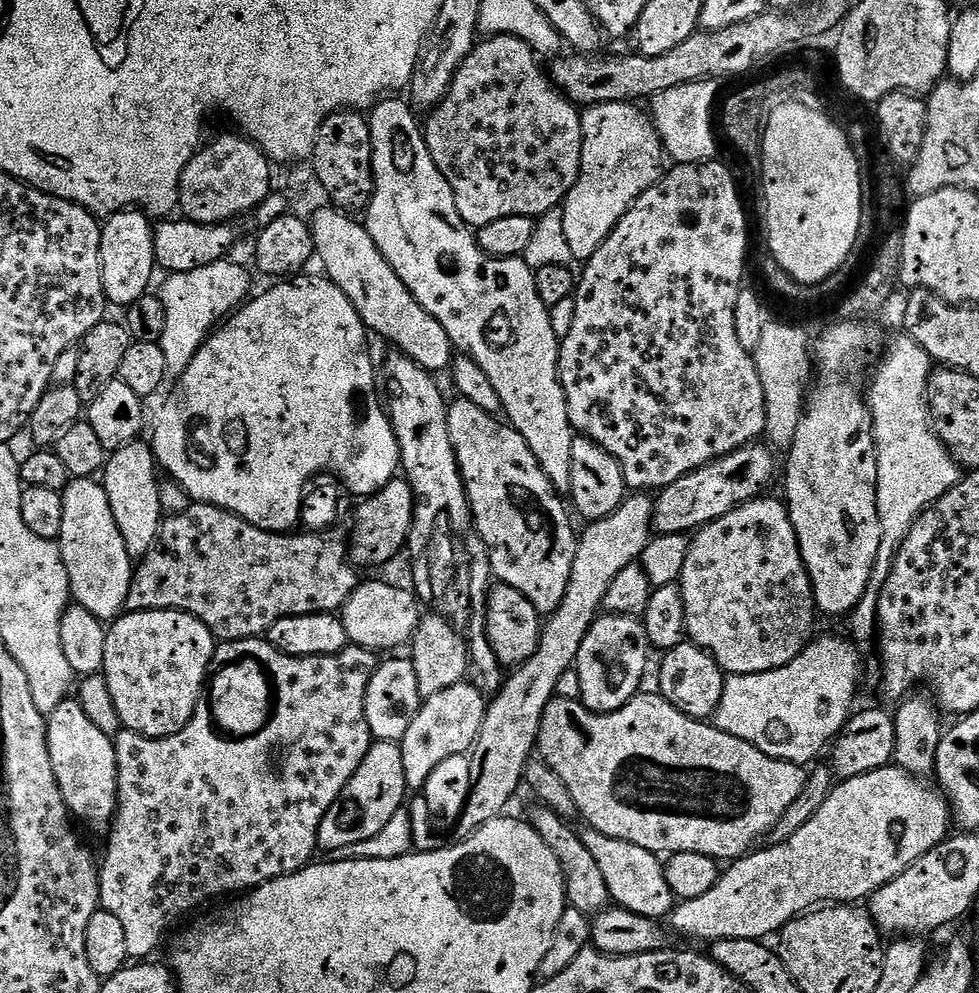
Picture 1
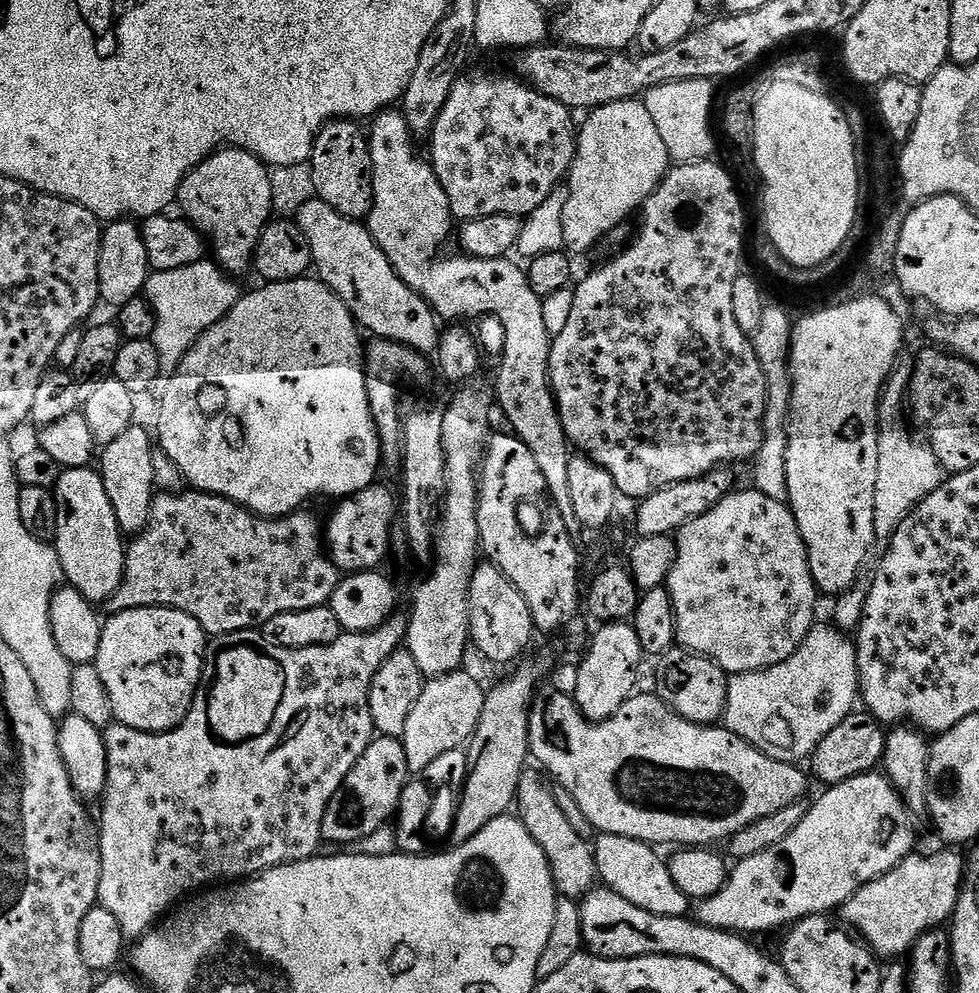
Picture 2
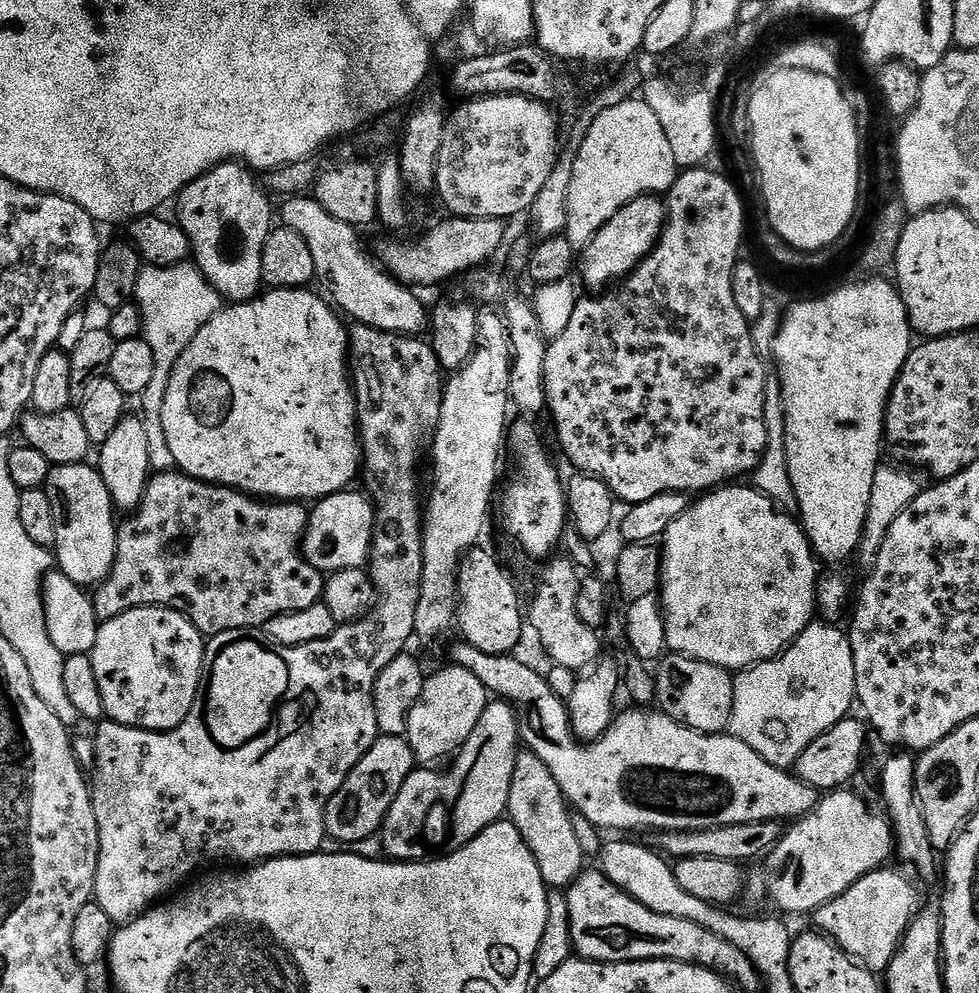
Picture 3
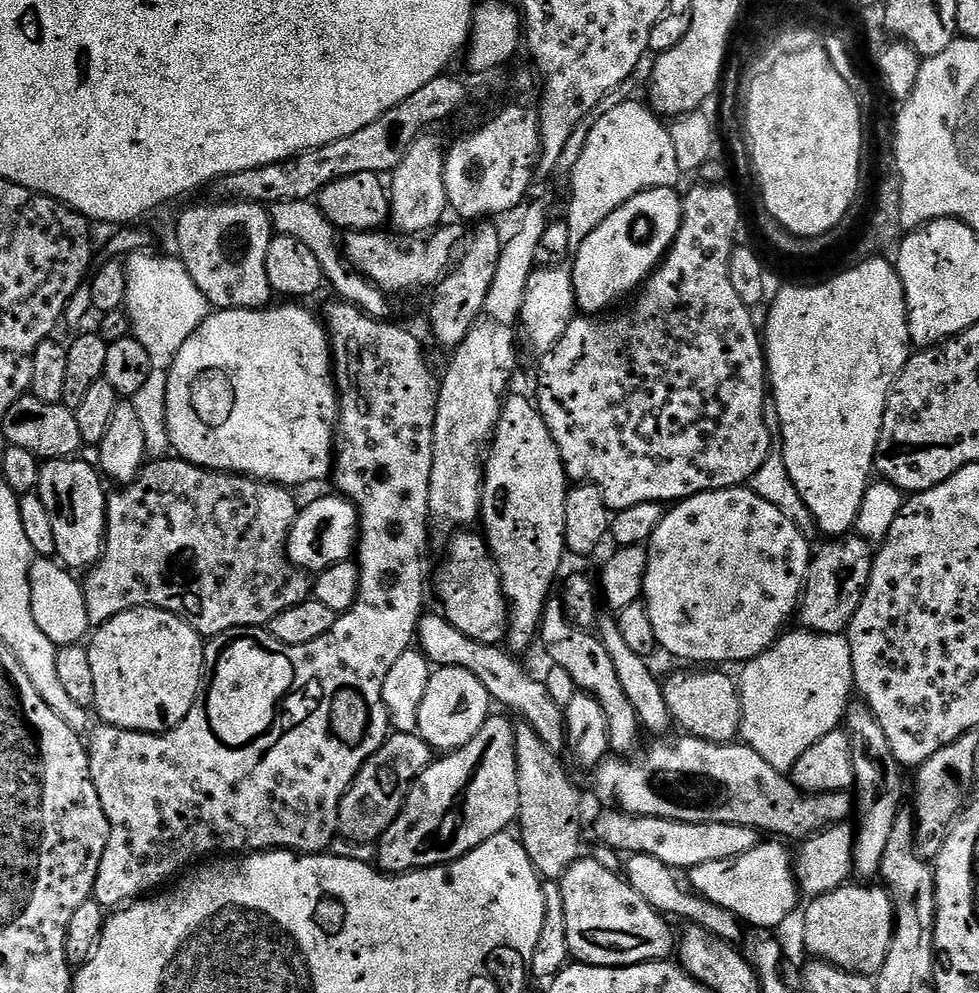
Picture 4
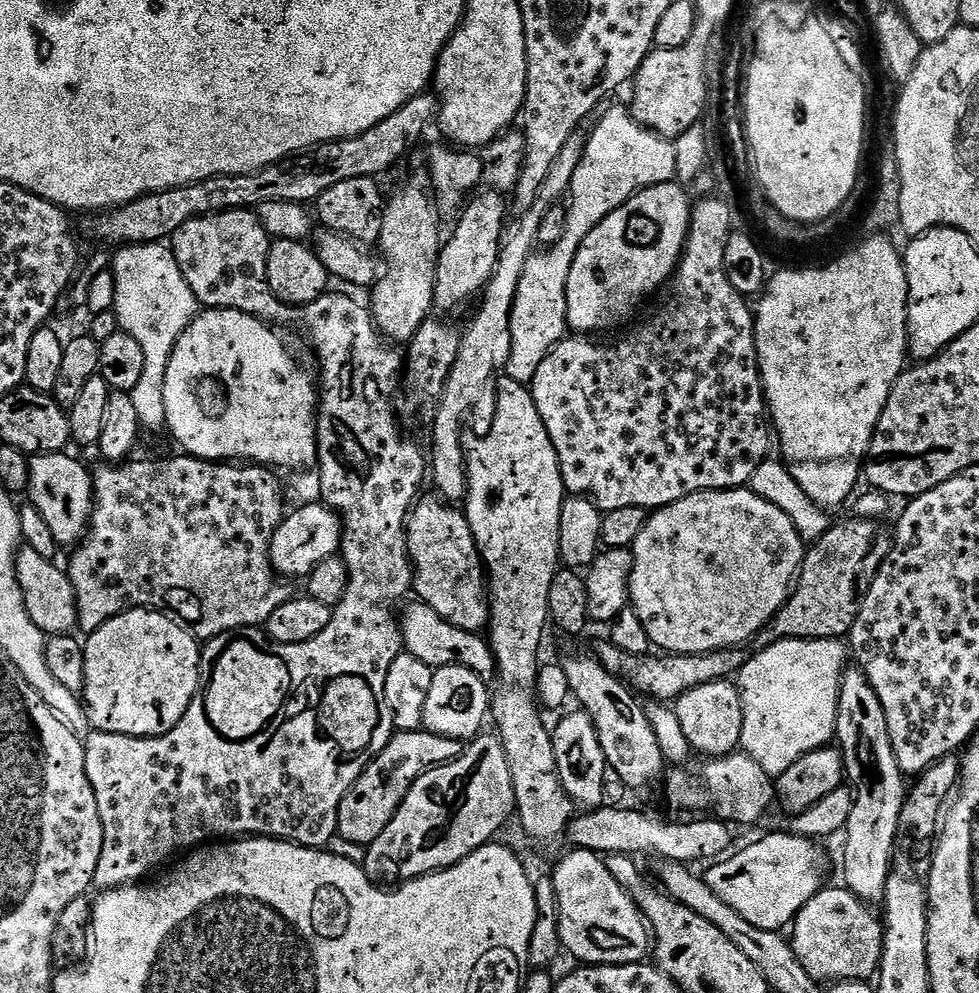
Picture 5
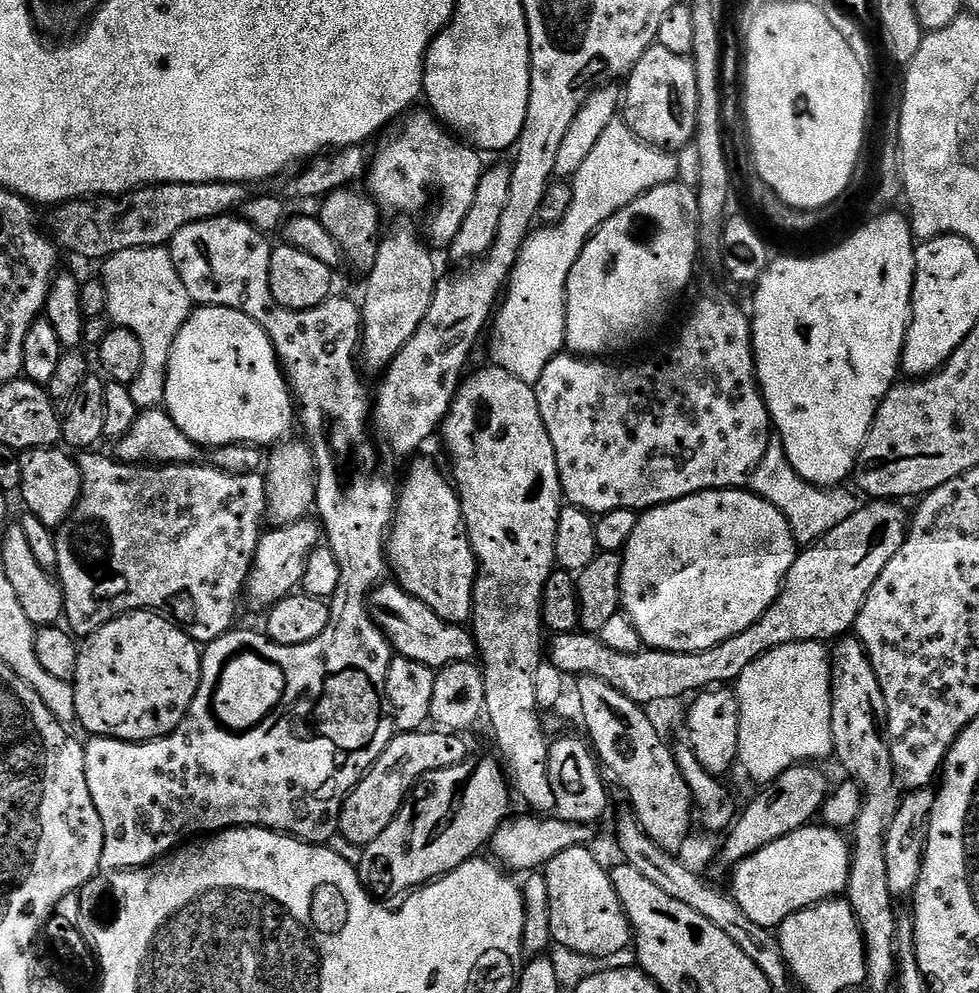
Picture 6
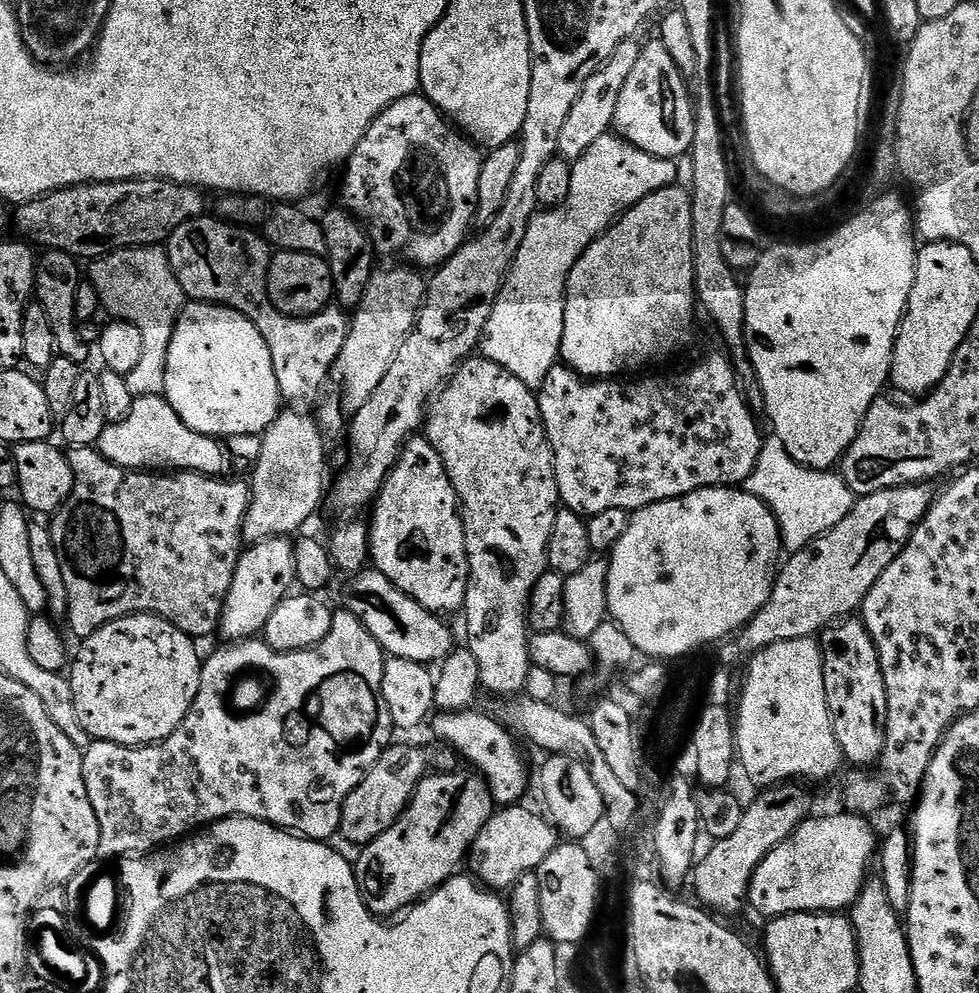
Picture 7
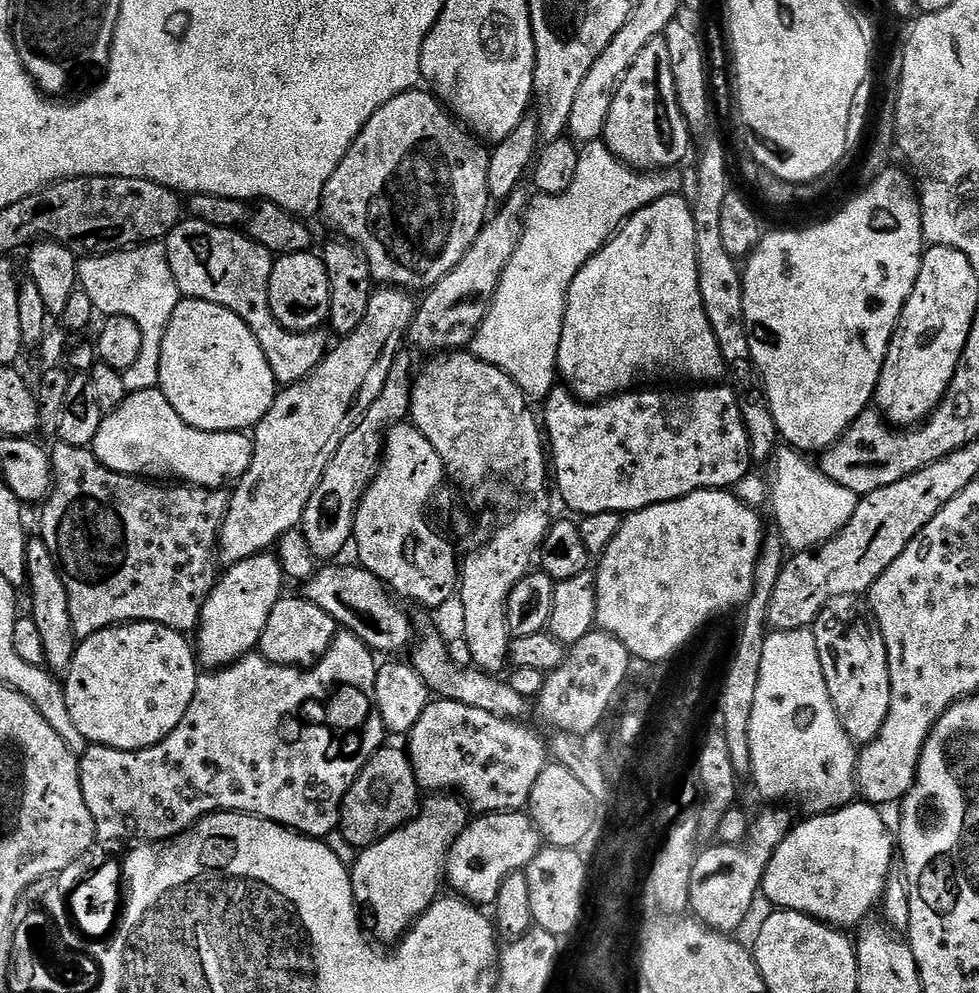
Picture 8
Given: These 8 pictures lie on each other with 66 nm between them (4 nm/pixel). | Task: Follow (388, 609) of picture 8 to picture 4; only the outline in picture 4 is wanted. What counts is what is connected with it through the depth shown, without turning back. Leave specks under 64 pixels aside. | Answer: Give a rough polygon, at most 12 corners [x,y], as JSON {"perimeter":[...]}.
{"perimeter":[[443,615],[420,618],[436,668],[470,670],[488,695],[565,751],[563,711],[507,647],[474,642]]}

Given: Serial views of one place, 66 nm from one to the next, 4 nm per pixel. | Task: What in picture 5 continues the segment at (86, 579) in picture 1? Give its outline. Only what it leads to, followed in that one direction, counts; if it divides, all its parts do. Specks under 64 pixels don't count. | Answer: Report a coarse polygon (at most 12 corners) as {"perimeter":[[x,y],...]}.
{"perimeter":[[63,452],[30,459],[27,503],[57,545],[92,521],[93,473]]}

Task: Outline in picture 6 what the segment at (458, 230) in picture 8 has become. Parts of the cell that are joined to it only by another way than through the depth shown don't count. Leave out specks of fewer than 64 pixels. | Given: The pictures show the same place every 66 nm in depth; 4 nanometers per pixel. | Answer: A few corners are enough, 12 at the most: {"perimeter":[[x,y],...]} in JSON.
{"perimeter":[[431,111],[371,157],[381,213],[448,246],[486,164]]}

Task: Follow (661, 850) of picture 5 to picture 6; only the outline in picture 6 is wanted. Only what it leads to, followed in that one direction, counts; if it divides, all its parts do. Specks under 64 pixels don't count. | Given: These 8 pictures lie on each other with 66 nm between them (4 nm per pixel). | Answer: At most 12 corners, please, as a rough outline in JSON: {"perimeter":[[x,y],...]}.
{"perimeter":[[536,814],[498,826],[491,855],[509,873],[543,869],[593,843],[591,824]]}

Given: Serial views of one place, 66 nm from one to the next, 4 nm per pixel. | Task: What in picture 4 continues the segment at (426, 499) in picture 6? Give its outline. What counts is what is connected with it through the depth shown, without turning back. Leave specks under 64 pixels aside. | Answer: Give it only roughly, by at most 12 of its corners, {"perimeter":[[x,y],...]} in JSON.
{"perimeter":[[451,534],[434,572],[442,615],[499,645],[508,601],[488,542]]}

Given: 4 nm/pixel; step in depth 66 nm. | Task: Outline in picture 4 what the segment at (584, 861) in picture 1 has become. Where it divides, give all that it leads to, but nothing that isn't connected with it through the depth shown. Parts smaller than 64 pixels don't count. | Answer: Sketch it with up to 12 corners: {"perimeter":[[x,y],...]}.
{"perimeter":[[515,725],[518,839],[544,880],[580,852],[580,792]]}

